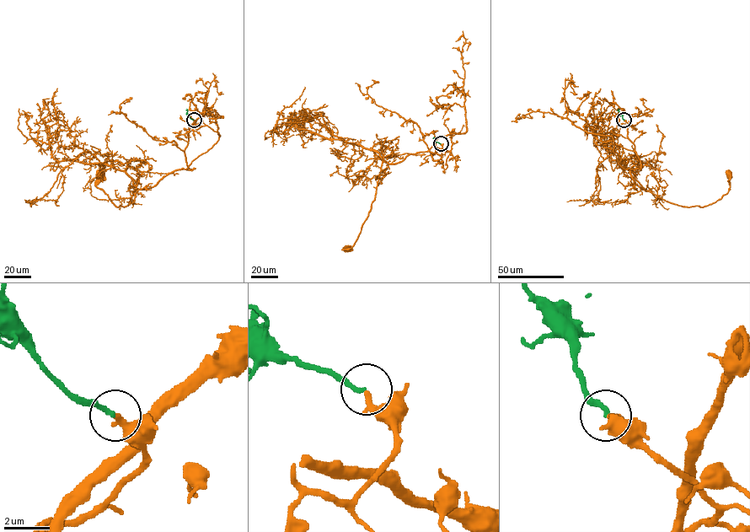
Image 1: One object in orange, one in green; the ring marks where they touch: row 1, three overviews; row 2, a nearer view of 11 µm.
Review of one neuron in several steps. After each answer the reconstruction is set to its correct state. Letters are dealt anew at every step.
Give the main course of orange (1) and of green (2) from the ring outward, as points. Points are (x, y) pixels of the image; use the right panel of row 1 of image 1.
1: (624, 120), (640, 163), (640, 169), (632, 169), (641, 189), (679, 205), (704, 206), (728, 191), (728, 173)
2: (624, 120), (618, 109)

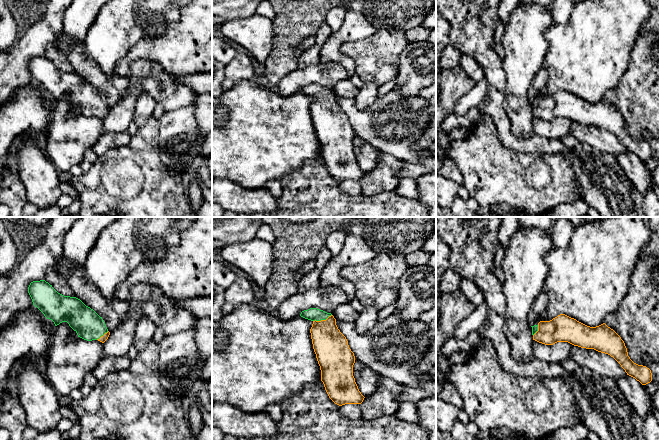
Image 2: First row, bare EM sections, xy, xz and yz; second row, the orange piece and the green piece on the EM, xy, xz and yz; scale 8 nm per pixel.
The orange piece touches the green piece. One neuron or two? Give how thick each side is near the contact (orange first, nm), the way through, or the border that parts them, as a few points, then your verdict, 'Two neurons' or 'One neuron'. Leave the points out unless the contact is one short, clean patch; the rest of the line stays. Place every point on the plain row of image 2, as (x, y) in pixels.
Thickness 280 nm (orange) against 100 nm. Path across: xz (331, 123), (324, 109), (322, 96), (312, 90). One neuron

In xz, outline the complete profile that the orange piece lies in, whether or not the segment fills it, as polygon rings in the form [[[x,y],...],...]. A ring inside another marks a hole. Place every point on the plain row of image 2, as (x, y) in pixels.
[[[317,84],[304,86],[300,92],[313,98],[310,105],[313,125],[321,146],[321,157],[329,174],[339,182],[361,180],[365,173],[359,167],[353,152],[355,132],[346,113],[338,105],[334,92]]]

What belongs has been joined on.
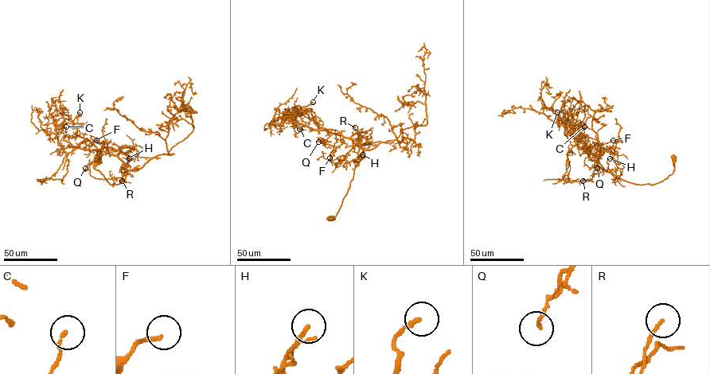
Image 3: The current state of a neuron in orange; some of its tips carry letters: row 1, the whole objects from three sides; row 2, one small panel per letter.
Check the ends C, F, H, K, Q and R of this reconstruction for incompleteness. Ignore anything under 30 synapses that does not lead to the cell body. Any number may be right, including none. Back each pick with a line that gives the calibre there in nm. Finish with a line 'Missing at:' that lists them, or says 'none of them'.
H: 190 nm
Missing at: H

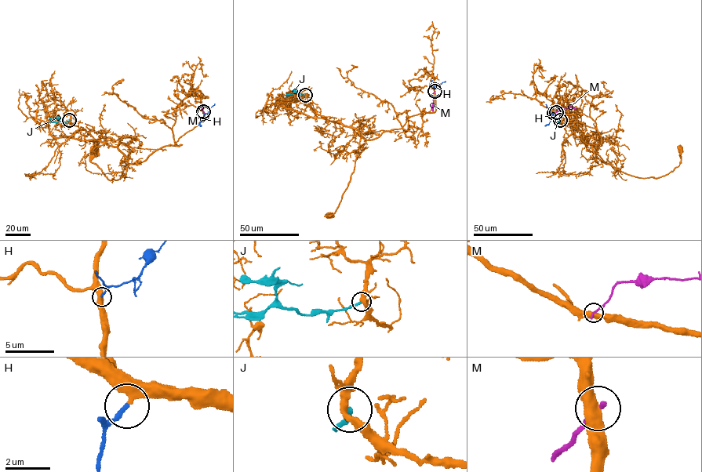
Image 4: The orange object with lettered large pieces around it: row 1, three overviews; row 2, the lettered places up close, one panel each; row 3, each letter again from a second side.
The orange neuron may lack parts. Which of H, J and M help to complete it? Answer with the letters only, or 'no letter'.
H

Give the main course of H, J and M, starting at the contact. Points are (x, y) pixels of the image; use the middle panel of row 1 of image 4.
H: (434, 89), (431, 84), (431, 80)
J: (305, 95), (296, 92), (285, 95)
M: (434, 92), (432, 95), (433, 111)

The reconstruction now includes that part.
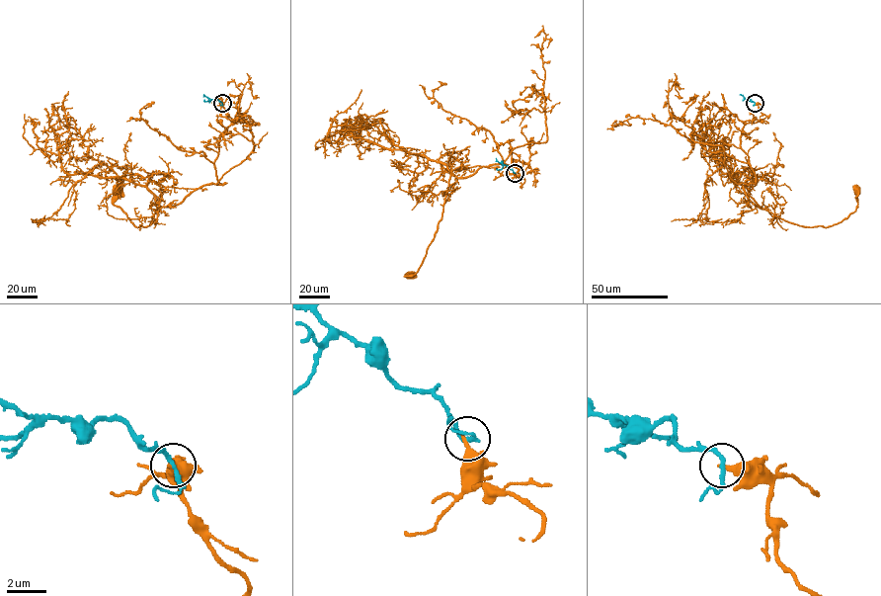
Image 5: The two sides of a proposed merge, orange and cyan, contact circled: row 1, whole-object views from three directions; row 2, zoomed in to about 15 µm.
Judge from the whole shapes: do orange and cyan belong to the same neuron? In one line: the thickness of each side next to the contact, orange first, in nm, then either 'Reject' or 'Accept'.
Thickness 400 nm (orange) against 200 nm. Reject

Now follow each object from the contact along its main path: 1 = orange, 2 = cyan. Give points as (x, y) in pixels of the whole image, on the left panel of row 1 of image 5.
1: (221, 103), (235, 123), (214, 162), (226, 183), (159, 206), (145, 227), (114, 204), (118, 189)
2: (221, 103), (203, 94)

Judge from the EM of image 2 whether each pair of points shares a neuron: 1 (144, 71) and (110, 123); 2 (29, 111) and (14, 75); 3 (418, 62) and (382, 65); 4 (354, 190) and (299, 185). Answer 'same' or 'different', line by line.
1: same
2: different
3: different
4: different

